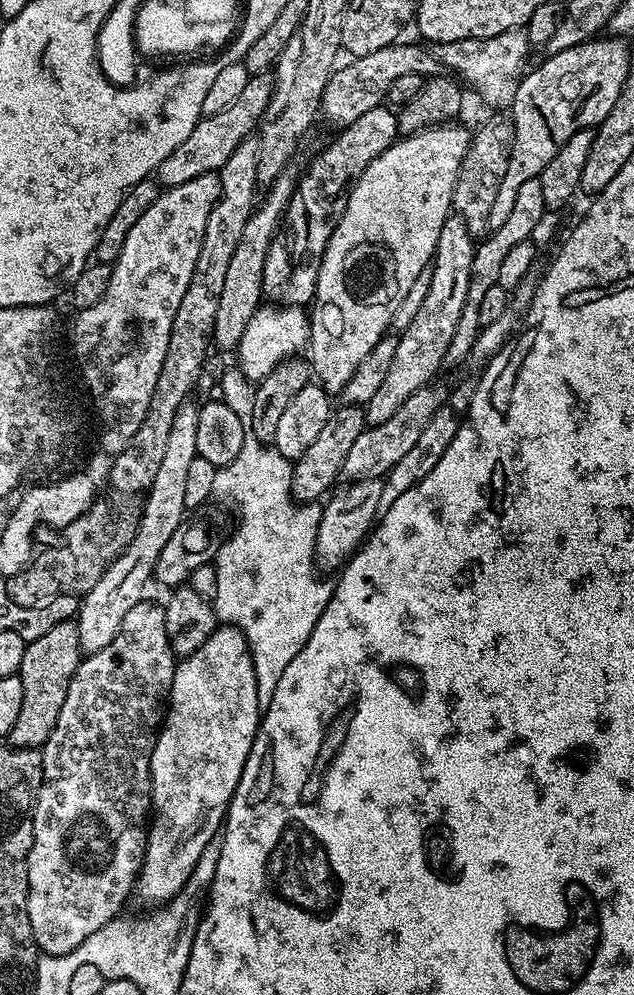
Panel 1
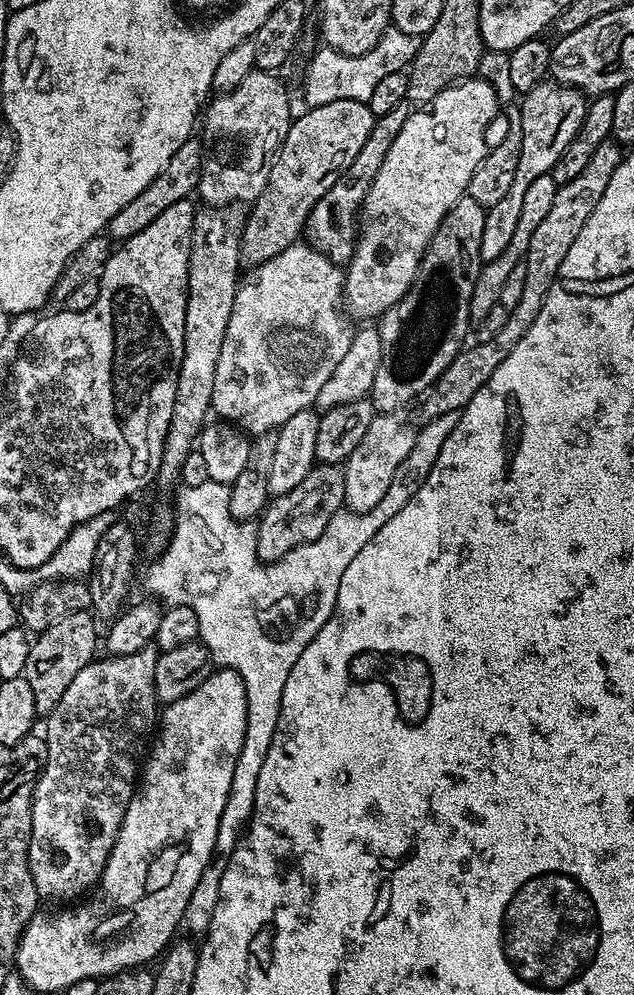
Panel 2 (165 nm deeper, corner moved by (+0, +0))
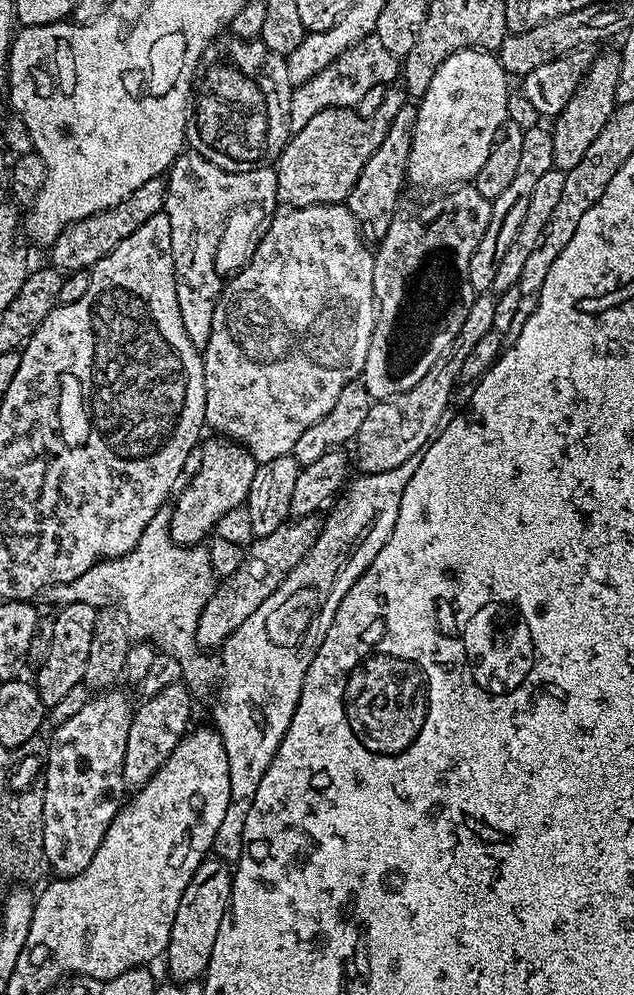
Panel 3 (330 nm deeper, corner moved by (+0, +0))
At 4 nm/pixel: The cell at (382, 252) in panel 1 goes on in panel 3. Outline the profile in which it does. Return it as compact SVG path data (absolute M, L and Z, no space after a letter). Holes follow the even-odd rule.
M467 48L466 50L458 50L454 54L450 54L450 58L446 58L446 62L442 62L442 66L438 66L438 70L434 70L434 78L430 78L430 86L426 86L426 94L419 97L418 107L416 110L416 121L414 122L414 138L410 146L410 158L408 159L408 175L407 183L417 184L420 188L440 188L436 190L448 190L453 186L463 185L465 182L475 181L478 170L482 170L482 165L486 163L490 150L496 144L496 138L500 135L506 121L508 120L508 94L510 91L510 77L504 68L500 65L499 55L485 52L483 48Z

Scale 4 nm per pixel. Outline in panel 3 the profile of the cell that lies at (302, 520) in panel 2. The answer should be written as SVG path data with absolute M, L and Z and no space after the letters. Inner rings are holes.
M316 514L292 518L278 526L274 534L253 539L240 571L217 583L216 591L198 618L194 640L199 647L200 644L204 647L201 649L219 649L226 637L232 636L234 630L238 630L238 626L242 626L242 622L246 622L246 618L250 618L250 614L254 614L254 610L258 610L258 606L262 606L262 602L266 602L266 598L270 598L270 594L282 586L294 566L298 566L298 562L302 562L302 558L306 558L308 551L315 546L322 527L320 518Z

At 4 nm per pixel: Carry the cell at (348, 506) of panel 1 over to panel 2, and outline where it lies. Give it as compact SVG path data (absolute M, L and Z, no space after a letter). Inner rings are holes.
M396 414L373 415L370 427L358 442L358 446L344 461L344 502L349 512L365 512L374 510L378 502L382 502L390 482L394 482L394 474L402 462L410 454L416 441L417 429L411 428L401 417Z

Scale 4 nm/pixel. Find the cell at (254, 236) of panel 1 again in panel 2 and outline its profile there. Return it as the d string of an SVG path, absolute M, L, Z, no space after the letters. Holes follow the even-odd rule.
M356 100L326 102L325 105L309 107L293 119L282 146L272 162L266 190L251 205L240 229L241 265L259 266L270 262L274 254L282 254L291 244L301 239L308 222L310 210L338 182L340 173L346 171L358 158L366 138L376 121L367 103Z

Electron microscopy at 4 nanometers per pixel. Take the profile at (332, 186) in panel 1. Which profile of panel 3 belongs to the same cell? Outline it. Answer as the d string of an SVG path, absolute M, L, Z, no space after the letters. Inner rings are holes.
M406 102L394 122L390 122L390 130L386 130L386 138L382 138L382 146L370 154L370 162L362 166L362 174L358 174L358 182L350 190L346 201L348 209L356 215L356 223L360 226L360 234L365 241L378 242L390 230L390 222L397 219L396 203L400 200L400 187L405 187L408 175L408 159L410 146L414 138L414 122L417 105Z

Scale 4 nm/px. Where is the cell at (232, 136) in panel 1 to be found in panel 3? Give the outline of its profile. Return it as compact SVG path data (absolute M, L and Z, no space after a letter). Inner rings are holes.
M156 176L150 182L142 182L142 186L138 186L138 190L130 194L130 198L118 202L118 206L74 222L66 230L62 230L62 234L58 234L58 238L51 244L51 267L58 268L65 274L91 270L99 260L106 258L106 254L110 254L110 250L114 250L114 246L118 246L118 242L130 238L130 234L134 234L134 230L138 230L138 226L142 226L146 218L154 218L154 214L163 212L167 193L165 177Z

